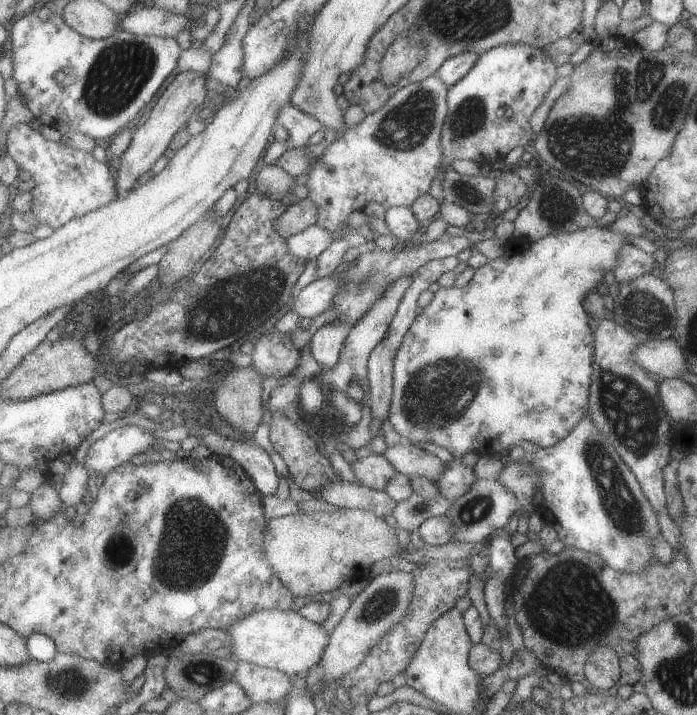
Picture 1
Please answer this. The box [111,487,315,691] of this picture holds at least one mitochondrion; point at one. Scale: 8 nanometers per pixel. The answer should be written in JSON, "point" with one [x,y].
{"point":[197,539]}

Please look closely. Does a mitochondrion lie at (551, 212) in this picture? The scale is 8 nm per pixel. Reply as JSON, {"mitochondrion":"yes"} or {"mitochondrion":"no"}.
{"mitochondrion":"yes"}

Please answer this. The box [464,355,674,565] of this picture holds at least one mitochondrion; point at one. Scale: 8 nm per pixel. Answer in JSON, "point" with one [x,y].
{"point":[629,409]}

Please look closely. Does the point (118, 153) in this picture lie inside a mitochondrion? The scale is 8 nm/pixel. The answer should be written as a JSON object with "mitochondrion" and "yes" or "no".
{"mitochondrion":"no"}

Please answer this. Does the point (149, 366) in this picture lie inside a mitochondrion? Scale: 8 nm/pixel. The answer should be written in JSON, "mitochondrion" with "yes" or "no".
{"mitochondrion":"no"}

